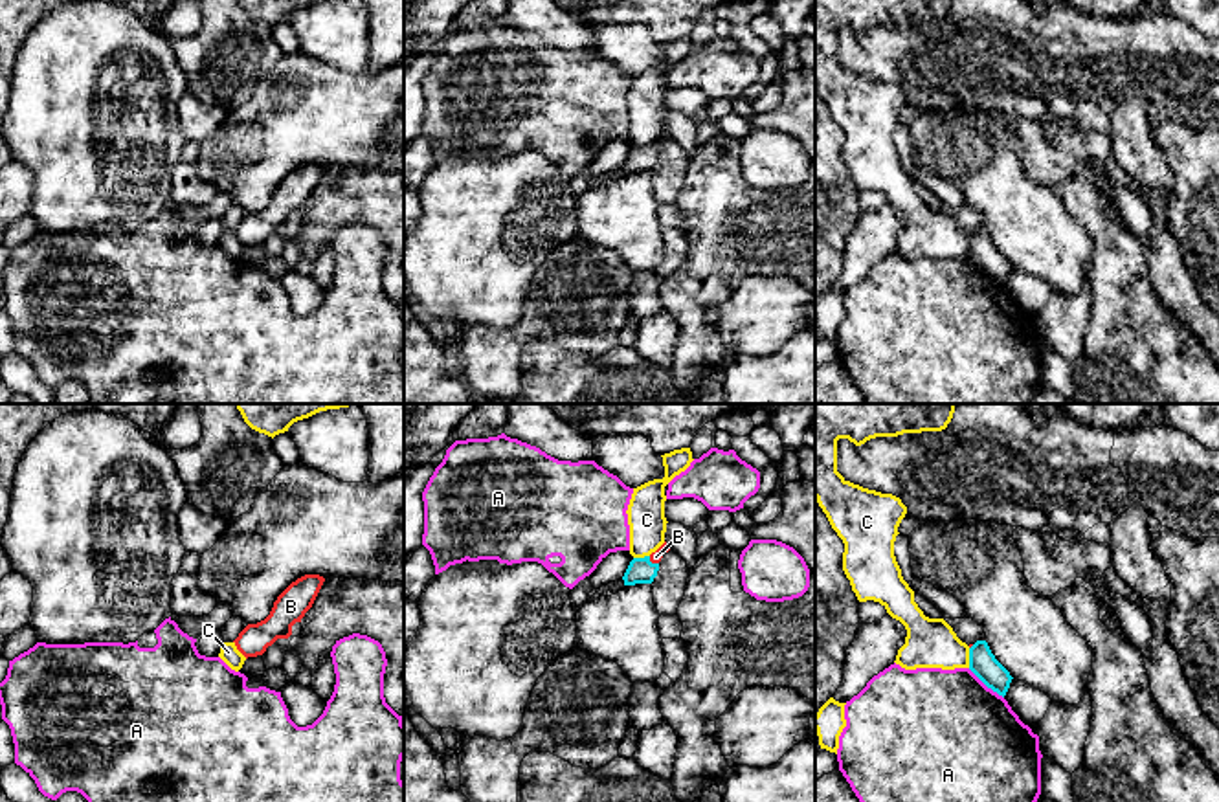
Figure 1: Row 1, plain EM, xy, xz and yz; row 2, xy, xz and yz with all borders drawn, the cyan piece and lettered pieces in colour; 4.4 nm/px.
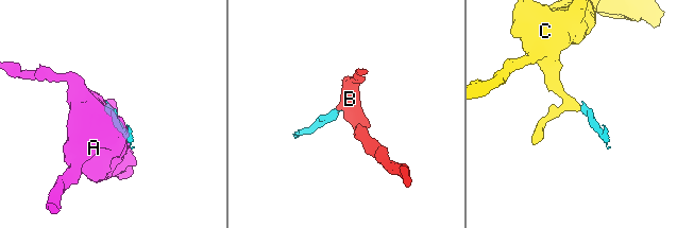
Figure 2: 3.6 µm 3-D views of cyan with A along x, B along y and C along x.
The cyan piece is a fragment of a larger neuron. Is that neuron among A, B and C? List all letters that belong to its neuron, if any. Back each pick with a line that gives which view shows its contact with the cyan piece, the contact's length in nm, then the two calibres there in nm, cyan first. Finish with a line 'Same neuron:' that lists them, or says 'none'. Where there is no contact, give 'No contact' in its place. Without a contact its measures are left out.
B: Touches cyan in xz. Shared border 60 nm. Thickness 110 nm (cyan) against 50 nm
Same neuron: B

